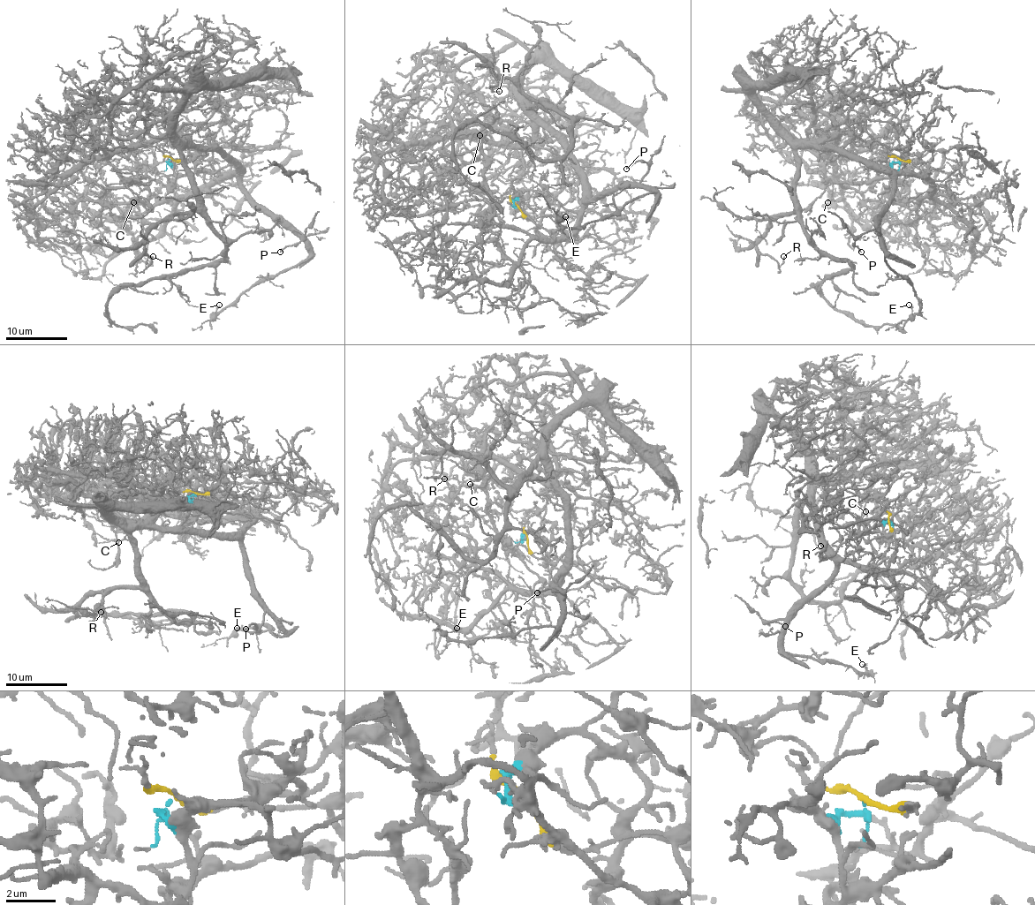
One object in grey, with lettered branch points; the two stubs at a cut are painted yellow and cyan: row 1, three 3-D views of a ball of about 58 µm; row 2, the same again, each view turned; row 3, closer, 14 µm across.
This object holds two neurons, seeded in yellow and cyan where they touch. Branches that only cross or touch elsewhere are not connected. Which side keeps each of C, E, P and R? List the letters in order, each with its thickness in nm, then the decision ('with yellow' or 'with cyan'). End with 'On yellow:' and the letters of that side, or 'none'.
C: calibre 100 nm; with cyan
E: calibre 180 nm; with yellow
P: calibre 180 nm; with yellow
R: calibre 120 nm; with yellow
On yellow: E, P, R

